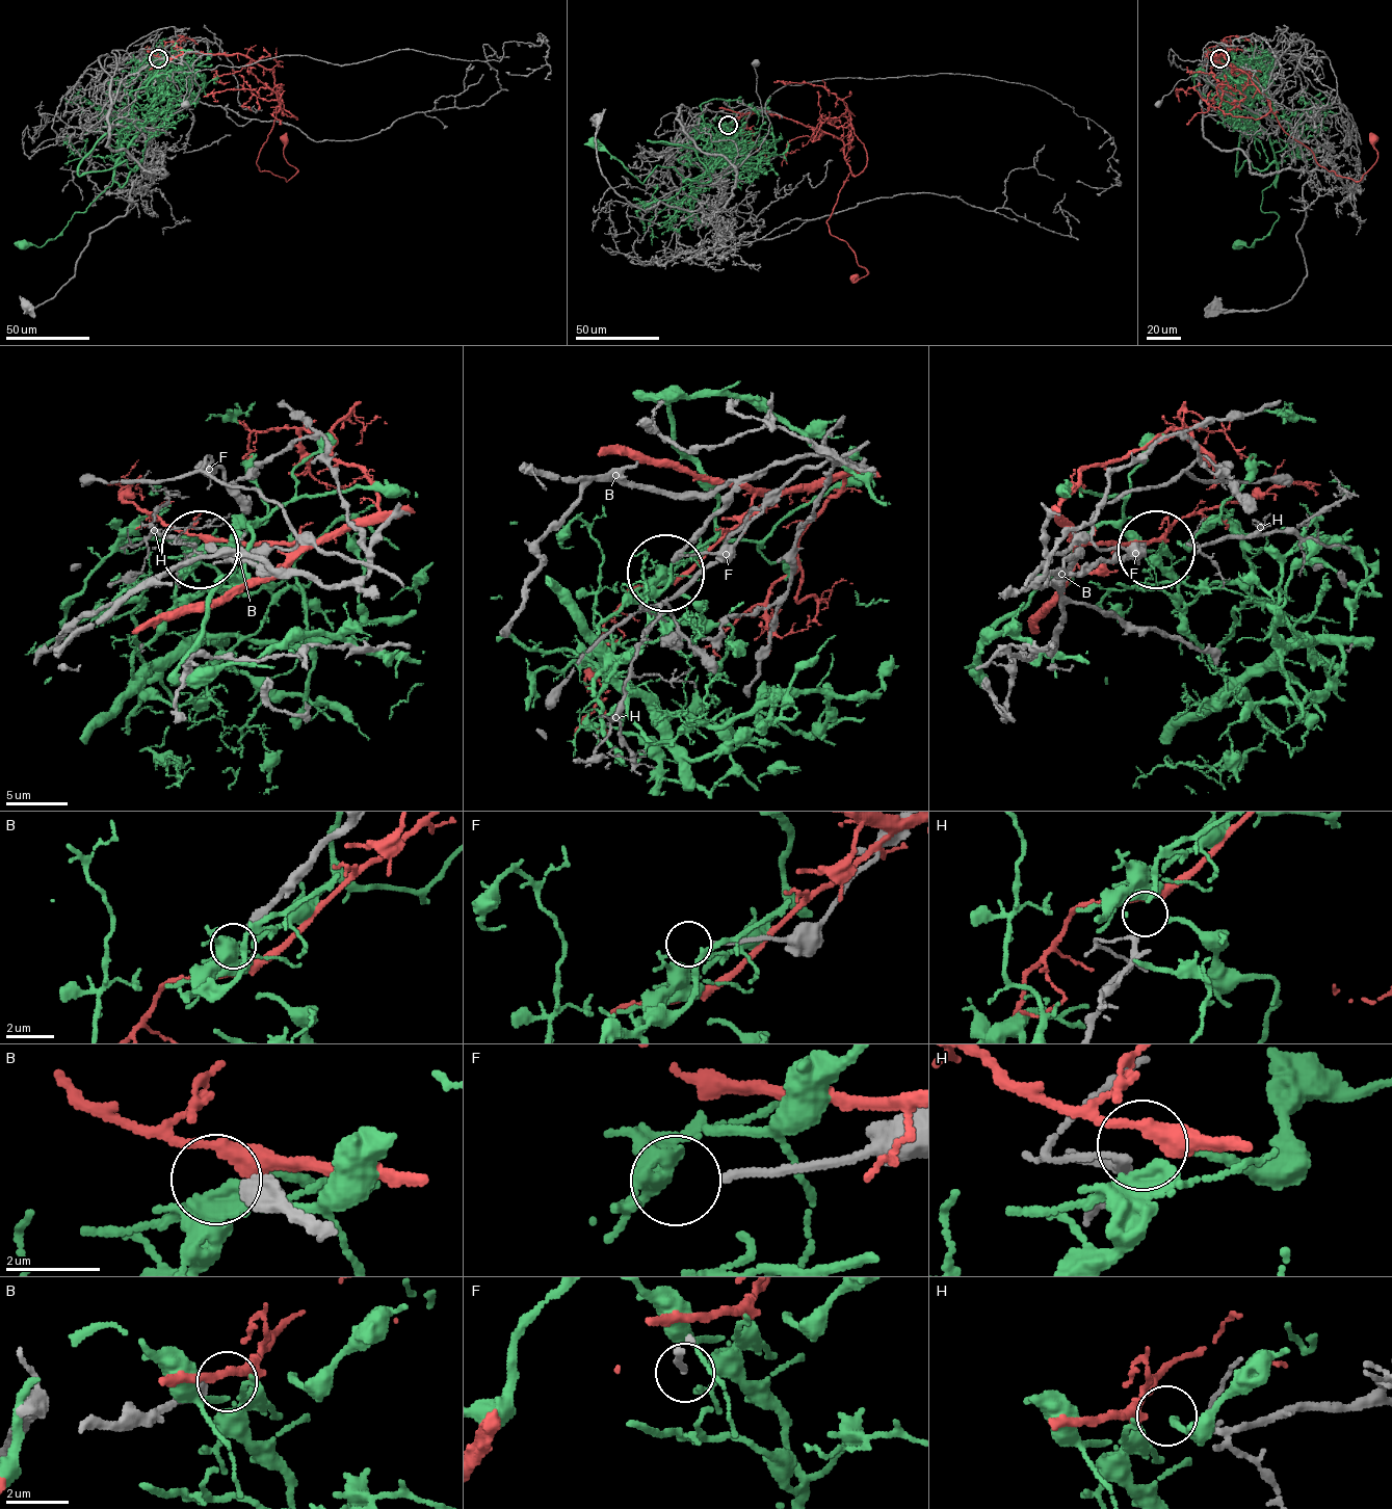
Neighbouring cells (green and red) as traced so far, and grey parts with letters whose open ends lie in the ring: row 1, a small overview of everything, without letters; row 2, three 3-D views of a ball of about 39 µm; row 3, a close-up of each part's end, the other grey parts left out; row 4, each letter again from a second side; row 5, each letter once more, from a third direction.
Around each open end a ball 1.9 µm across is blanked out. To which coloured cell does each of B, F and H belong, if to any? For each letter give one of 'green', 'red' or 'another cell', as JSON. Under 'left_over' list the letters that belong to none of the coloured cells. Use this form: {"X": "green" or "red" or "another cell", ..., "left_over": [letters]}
{"B": "another cell", "F": "another cell", "H": "red", "left_over": ["B", "F"]}

